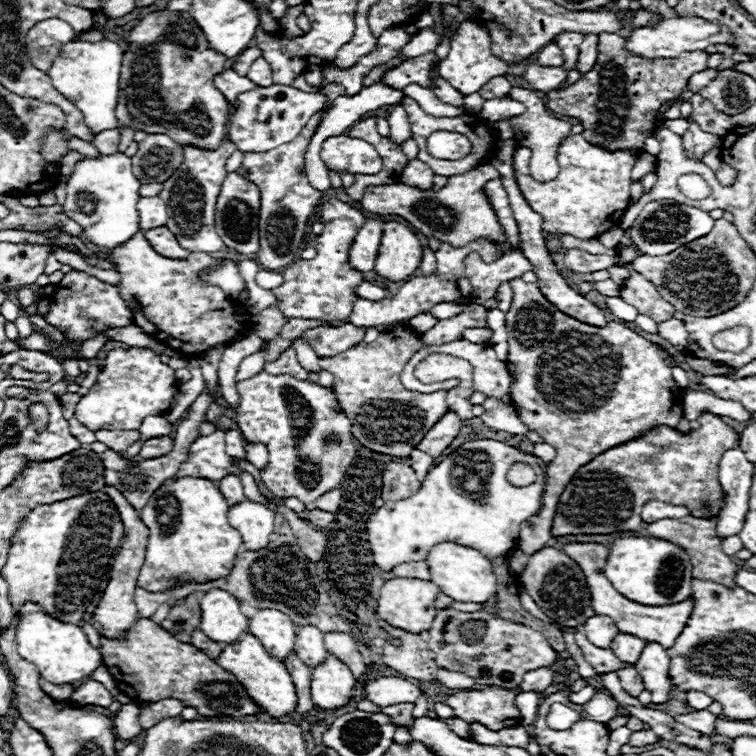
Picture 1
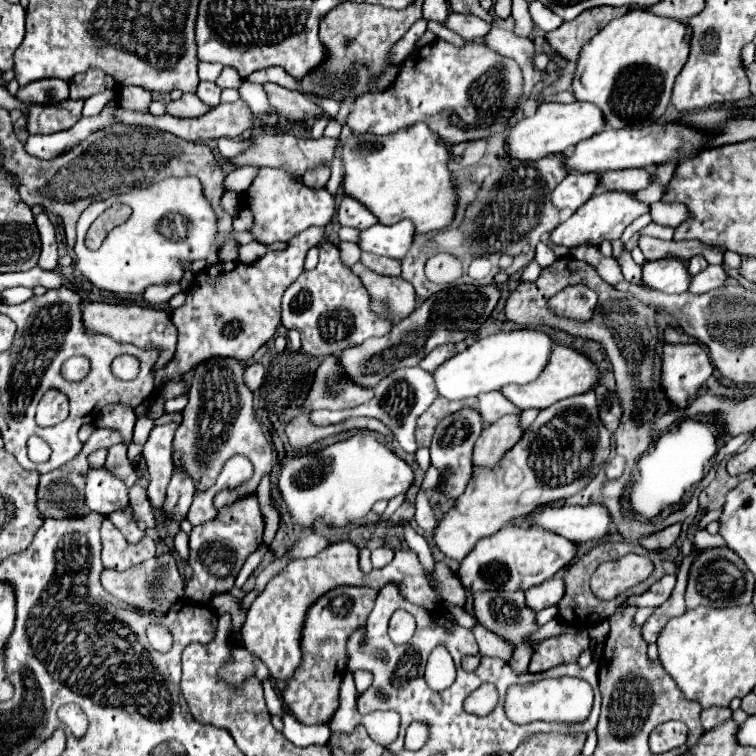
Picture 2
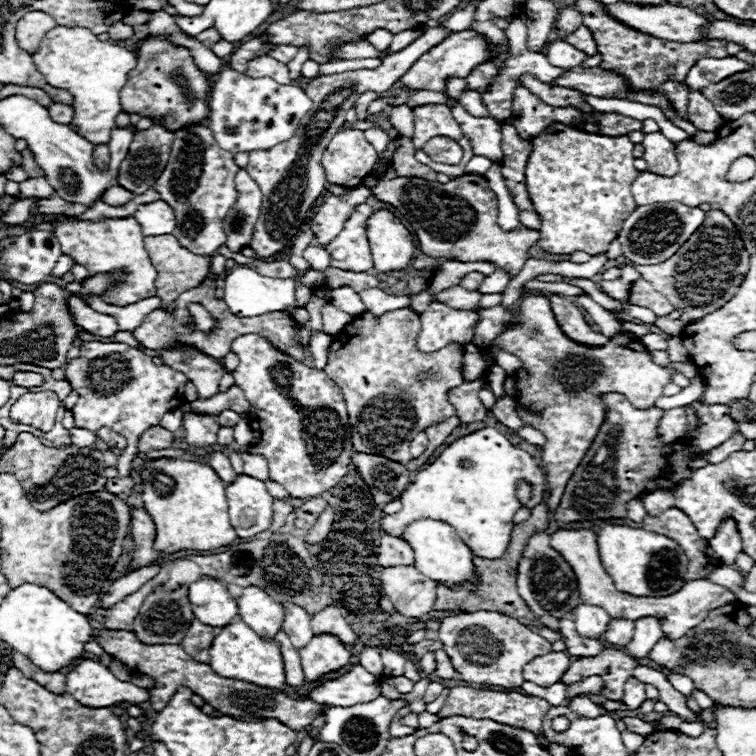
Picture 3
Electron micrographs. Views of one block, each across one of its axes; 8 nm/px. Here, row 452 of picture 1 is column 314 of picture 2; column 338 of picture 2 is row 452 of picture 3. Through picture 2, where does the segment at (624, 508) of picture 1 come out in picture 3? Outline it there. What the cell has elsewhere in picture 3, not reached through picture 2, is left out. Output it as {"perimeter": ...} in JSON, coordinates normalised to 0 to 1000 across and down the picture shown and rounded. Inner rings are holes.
{"perimeter":[[[796,521],[796,532],[802,534],[799,561],[794,563],[794,571],[788,574],[788,582],[775,598],[770,614],[754,632],[741,669],[733,675],[733,685],[738,690],[825,685],[831,661],[847,659],[849,653],[870,646],[892,646],[902,632],[913,632],[915,624],[937,614],[934,608],[907,608],[905,585],[884,590],[873,587],[868,561],[876,553],[876,542],[841,542],[828,524],[820,521]]]}

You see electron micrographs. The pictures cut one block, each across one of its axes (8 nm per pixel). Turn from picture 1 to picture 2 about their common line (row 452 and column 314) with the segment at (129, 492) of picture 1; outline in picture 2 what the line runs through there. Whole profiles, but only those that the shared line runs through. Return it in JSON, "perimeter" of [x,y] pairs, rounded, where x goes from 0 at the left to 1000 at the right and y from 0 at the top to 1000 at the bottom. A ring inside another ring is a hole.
{"perimeter":[[[357,108],[349,111],[347,116],[349,116],[360,143],[384,164],[402,164],[405,159],[413,159],[429,148],[421,138],[415,138],[397,122],[386,122],[381,116],[373,116],[373,114],[357,111]],[[426,220],[413,222],[399,235],[402,235],[402,243],[407,243],[407,249],[429,249],[434,235],[437,235],[437,222],[431,222],[431,220],[429,222]]]}

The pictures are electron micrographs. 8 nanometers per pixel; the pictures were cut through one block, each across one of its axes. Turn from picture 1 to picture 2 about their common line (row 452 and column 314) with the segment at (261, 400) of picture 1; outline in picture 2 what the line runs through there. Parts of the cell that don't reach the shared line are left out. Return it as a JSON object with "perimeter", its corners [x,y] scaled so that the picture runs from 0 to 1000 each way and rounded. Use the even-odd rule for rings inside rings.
{"perimeter":[[[437,320],[423,323],[423,347],[415,357],[399,360],[394,365],[394,370],[378,381],[376,394],[373,394],[373,431],[376,434],[392,434],[399,444],[399,460],[407,468],[415,471],[434,471],[434,468],[447,468],[460,458],[471,458],[479,455],[487,447],[495,444],[508,444],[519,437],[519,429],[513,429],[513,423],[503,423],[497,415],[489,413],[489,394],[487,386],[479,376],[479,370],[450,347],[447,339],[447,328]]]}

